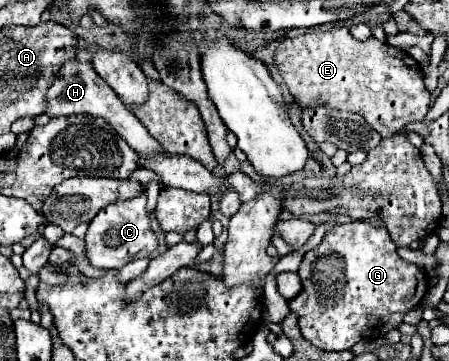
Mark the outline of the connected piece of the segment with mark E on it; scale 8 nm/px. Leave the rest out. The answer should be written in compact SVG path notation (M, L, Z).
M346 26L286 38L276 48L274 62L302 108L322 104L356 112L382 138L394 136L408 122L422 120L430 110L432 98L424 86L420 64L408 52L376 38L368 38L368 42L356 40Z

